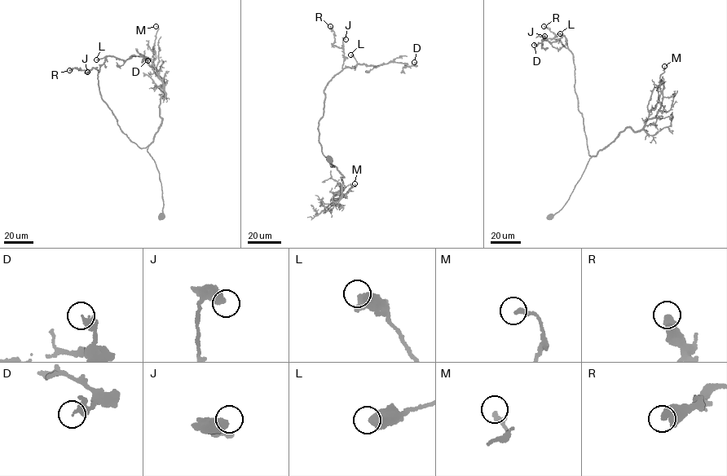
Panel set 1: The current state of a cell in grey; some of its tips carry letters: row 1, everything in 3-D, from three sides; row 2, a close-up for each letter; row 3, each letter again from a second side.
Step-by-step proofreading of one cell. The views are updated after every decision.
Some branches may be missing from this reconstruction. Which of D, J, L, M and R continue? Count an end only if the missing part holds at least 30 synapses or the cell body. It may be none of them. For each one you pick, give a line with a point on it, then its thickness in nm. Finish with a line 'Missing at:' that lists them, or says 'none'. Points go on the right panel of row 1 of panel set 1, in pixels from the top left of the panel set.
Missing at: none

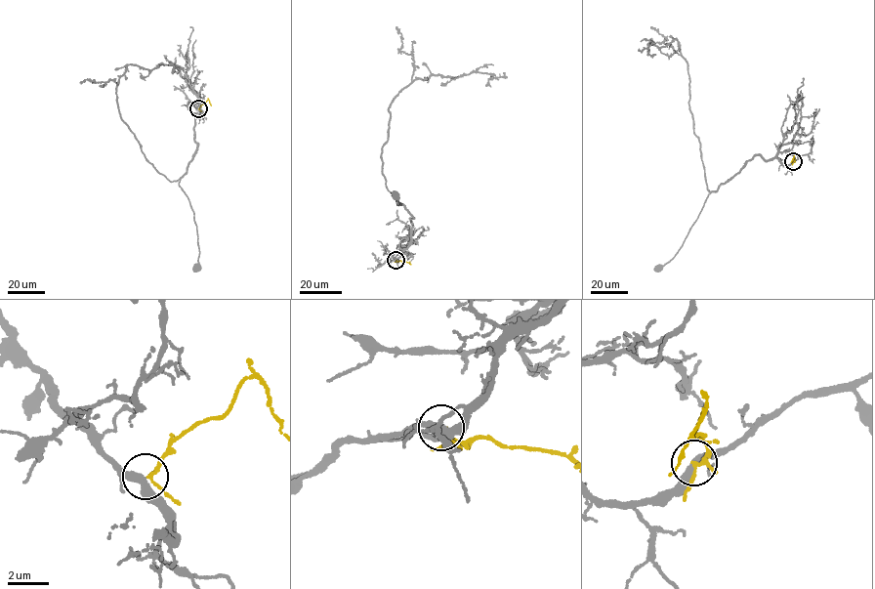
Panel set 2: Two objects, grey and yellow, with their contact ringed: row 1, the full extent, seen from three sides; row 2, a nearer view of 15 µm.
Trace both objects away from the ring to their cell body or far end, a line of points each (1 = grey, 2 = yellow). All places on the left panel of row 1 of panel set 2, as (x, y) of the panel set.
1: (198, 108), (201, 116), (195, 118), (193, 127), (196, 148), (179, 183), (193, 212), (198, 267)
2: (198, 108), (207, 100), (211, 105)

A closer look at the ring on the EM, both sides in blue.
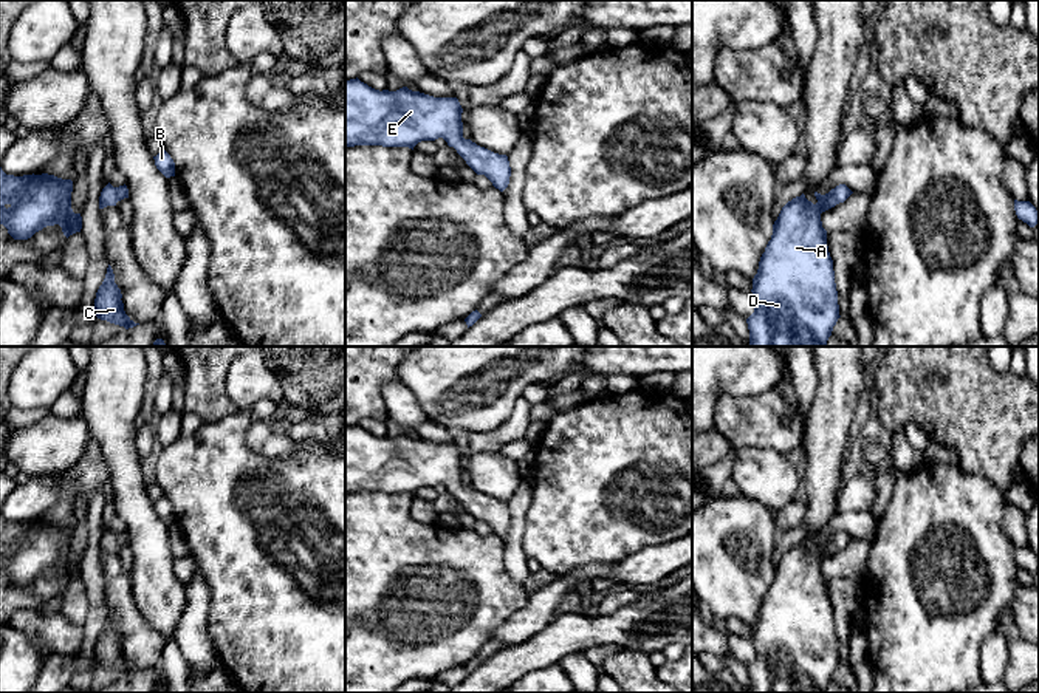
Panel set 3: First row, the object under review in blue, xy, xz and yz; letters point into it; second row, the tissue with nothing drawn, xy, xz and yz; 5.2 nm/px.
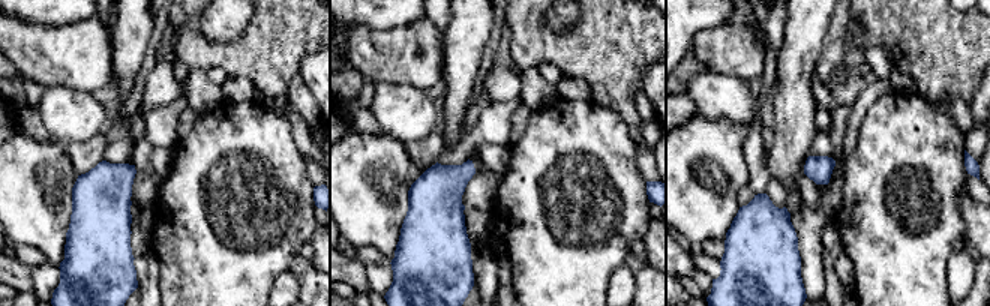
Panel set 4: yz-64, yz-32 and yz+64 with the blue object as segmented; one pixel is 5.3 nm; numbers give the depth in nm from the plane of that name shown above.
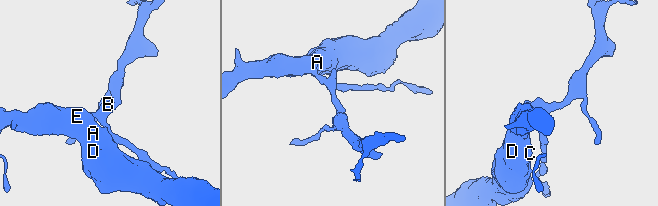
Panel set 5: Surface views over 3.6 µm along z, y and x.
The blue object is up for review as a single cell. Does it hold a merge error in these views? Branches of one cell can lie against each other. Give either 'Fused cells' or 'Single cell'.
Single cell

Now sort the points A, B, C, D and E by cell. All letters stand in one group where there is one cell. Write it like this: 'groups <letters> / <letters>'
groups A B C D E

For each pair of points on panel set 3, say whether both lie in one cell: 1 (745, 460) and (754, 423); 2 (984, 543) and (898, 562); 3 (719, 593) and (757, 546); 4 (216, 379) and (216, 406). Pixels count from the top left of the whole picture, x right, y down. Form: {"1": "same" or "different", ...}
{"1": "different", "2": "same", "3": "same", "4": "same"}

